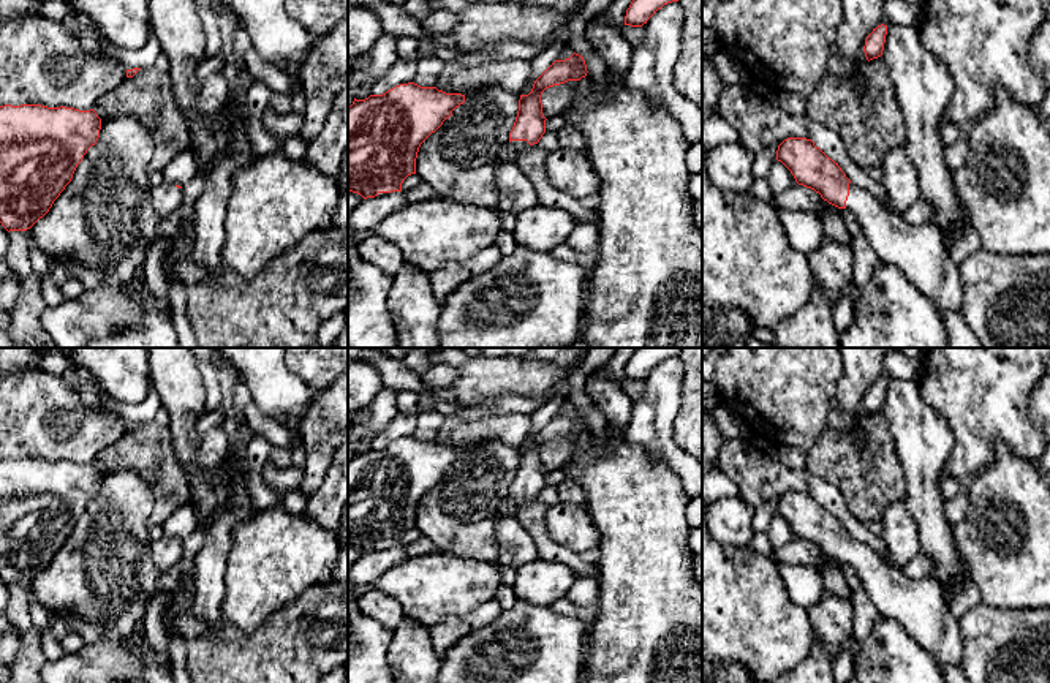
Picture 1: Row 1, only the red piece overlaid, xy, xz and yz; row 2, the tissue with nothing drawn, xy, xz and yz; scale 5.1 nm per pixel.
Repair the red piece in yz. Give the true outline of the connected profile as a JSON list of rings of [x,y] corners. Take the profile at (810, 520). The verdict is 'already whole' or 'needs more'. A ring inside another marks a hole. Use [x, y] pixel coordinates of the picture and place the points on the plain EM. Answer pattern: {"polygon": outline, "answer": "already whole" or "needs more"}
{"polygon": [[[784,493],[778,500],[776,514],[791,525],[799,539],[814,544],[824,555],[838,563],[848,563],[855,571],[862,587],[878,607],[881,618],[898,621],[912,639],[938,658],[941,667],[961,667],[963,634],[960,621],[950,613],[944,598],[944,587],[935,572],[925,579],[911,579],[903,569],[889,566],[870,545],[852,538],[838,517],[816,501],[811,493]]], "answer": "needs more"}

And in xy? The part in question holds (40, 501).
{"polygon": [[[0,460],[0,577],[8,587],[27,585],[49,566],[87,504],[96,498],[100,484],[101,473],[93,463]]], "answer": "already whole"}

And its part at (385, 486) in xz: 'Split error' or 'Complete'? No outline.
Complete

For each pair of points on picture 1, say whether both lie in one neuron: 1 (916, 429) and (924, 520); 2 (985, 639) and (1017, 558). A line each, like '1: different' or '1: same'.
1: same
2: different

